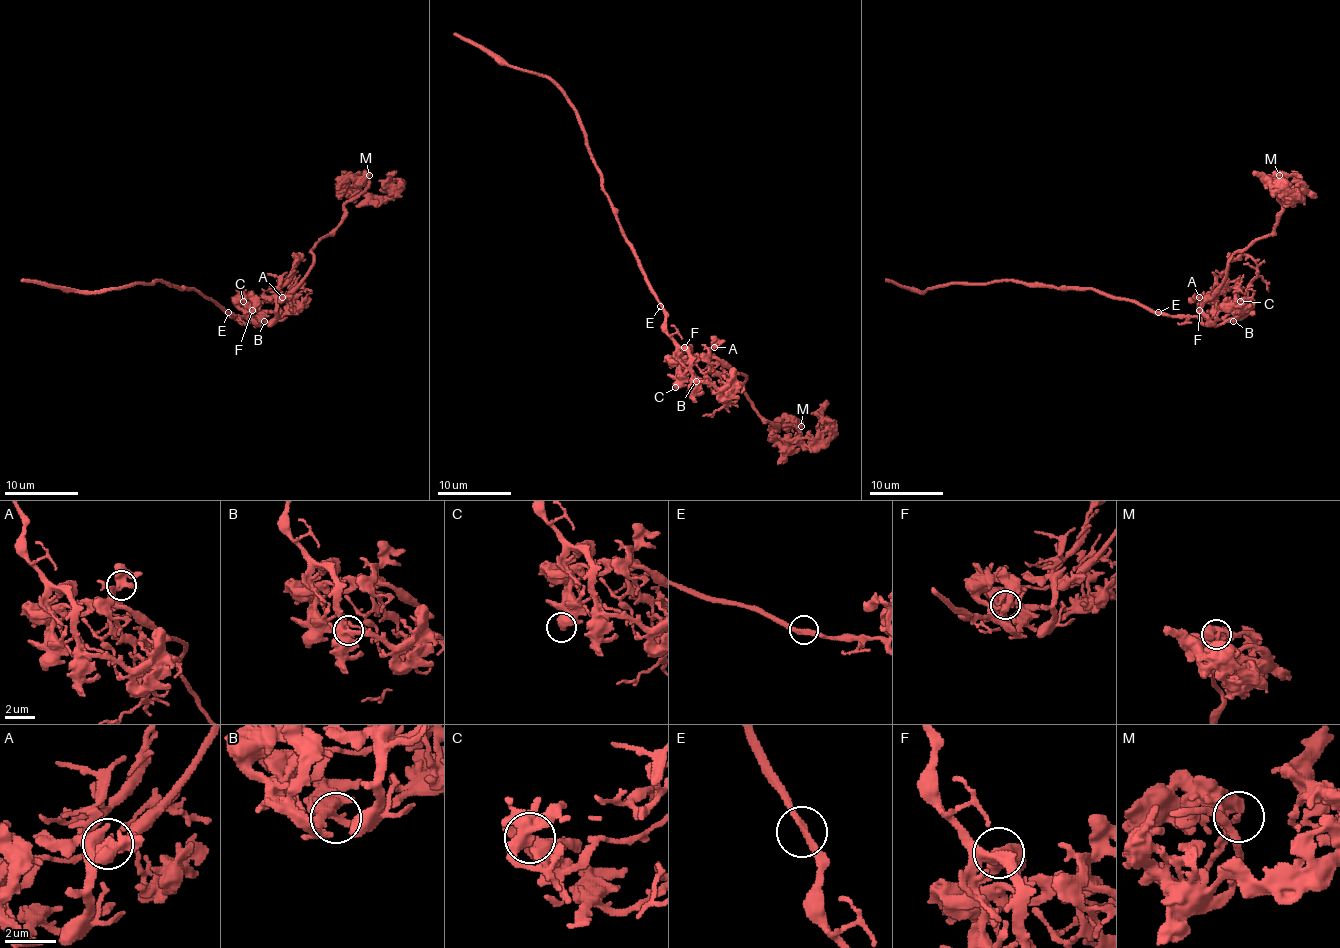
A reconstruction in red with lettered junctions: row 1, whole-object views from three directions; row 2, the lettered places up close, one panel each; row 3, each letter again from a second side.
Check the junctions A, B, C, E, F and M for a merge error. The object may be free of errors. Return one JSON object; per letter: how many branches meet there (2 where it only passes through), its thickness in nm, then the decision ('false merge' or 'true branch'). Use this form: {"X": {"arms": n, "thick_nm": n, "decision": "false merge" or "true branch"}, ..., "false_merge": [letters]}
{"A": {"arms": 4, "thick_nm": 360, "decision": "true branch"}, "B": {"arms": 3, "thick_nm": 420, "decision": "true branch"}, "C": {"arms": 1, "thick_nm": 550, "decision": "true branch"}, "E": {"arms": 2, "thick_nm": 300, "decision": "true branch"}, "F": {"arms": 2, "thick_nm": 400, "decision": "true branch"}, "M": {"arms": 2, "thick_nm": 460, "decision": "true branch"}, "false_merge": []}

